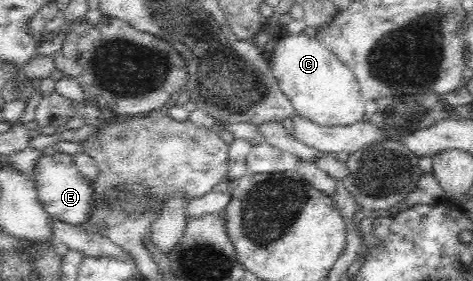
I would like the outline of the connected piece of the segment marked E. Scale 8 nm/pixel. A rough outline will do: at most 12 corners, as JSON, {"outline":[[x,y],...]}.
{"outline":[[70,154],[41,155],[32,174],[49,218],[89,221],[93,182]]}

